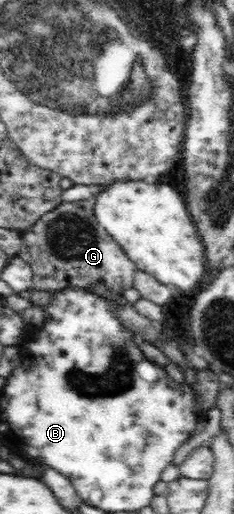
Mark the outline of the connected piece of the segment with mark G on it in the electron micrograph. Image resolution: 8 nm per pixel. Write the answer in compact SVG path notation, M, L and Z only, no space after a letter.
M94 198L62 202L54 211L40 215L36 223L23 229L23 245L18 255L32 268L34 288L57 292L68 286L91 289L102 283L106 289L122 294L125 289L133 287L137 265L97 223L94 202Z

